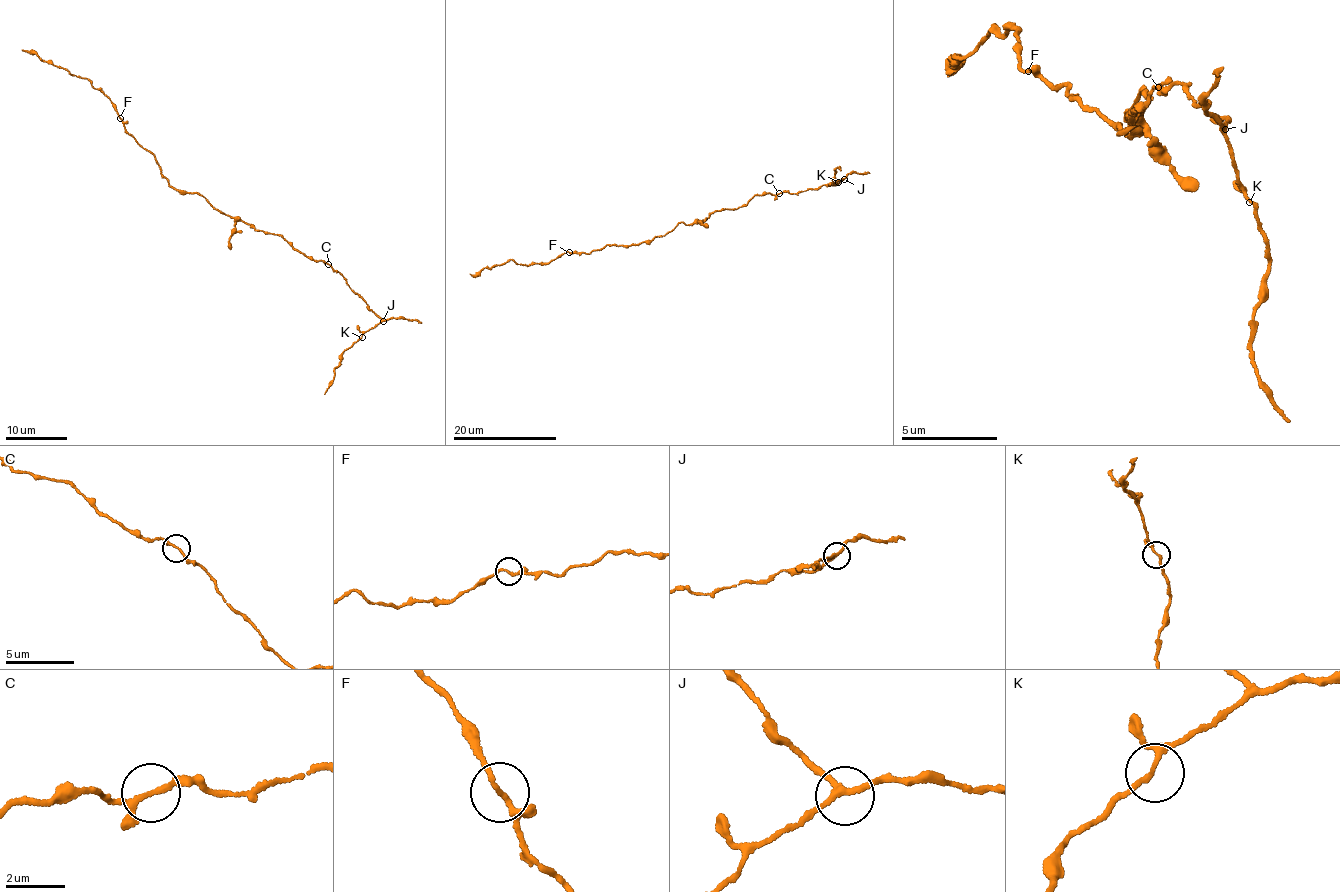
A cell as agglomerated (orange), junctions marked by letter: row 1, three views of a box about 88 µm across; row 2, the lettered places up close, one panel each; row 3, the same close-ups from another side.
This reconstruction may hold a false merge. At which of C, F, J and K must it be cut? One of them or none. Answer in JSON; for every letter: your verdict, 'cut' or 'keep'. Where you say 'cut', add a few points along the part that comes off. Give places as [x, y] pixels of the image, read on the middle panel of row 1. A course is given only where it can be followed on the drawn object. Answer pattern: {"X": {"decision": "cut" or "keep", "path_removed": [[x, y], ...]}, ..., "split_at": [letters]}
{"C": {"decision": "keep"}, "F": {"decision": "cut", "path_removed": [[570, 252], [530, 265], [510, 260], [474, 275], [469, 274]]}, "J": {"decision": "keep"}, "K": {"decision": "keep"}, "split_at": ["F"]}

